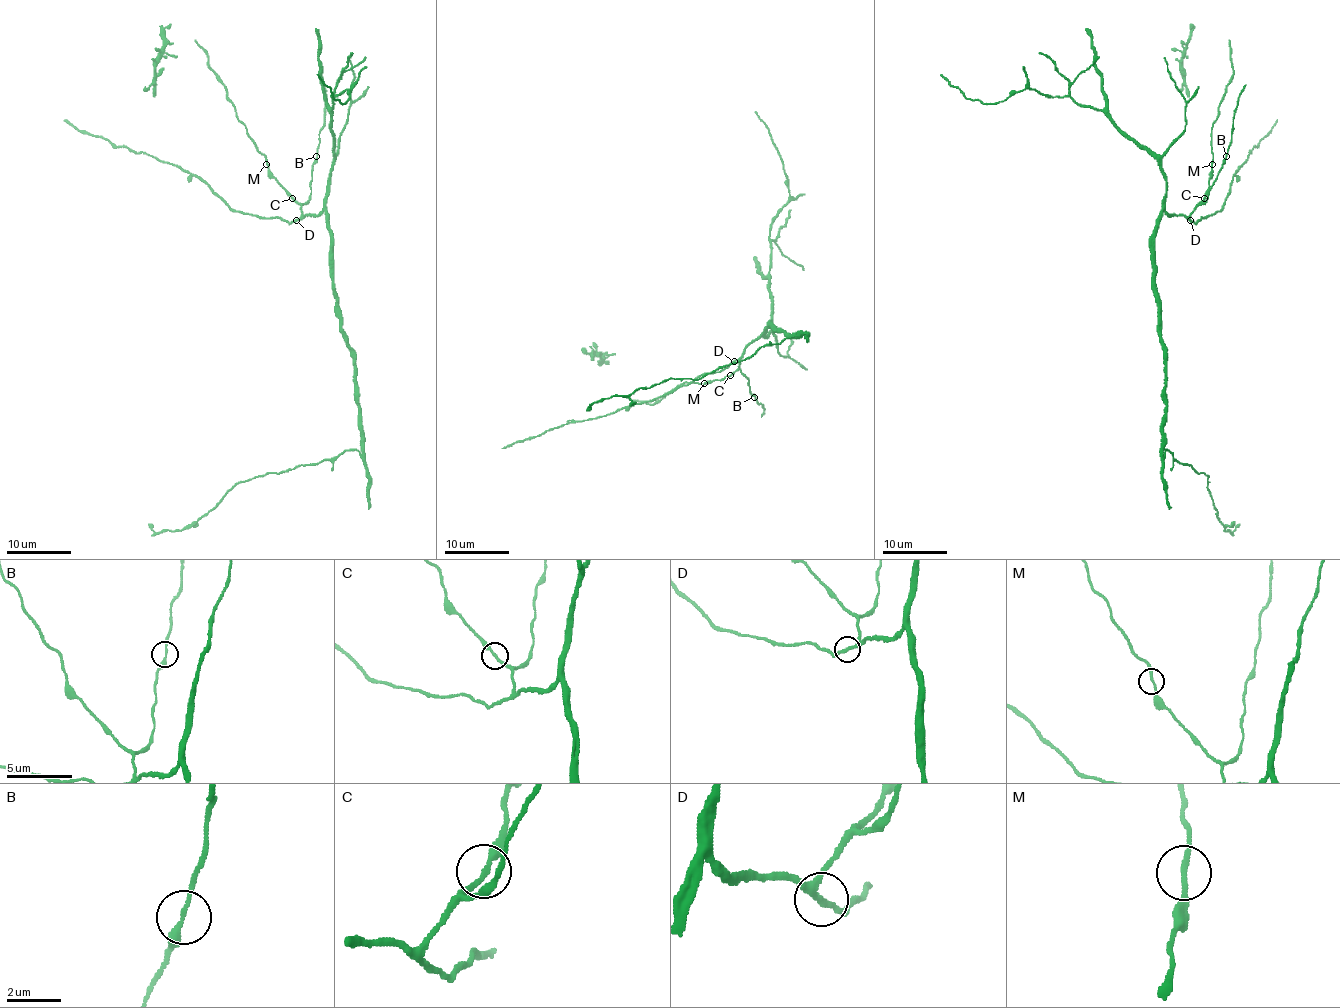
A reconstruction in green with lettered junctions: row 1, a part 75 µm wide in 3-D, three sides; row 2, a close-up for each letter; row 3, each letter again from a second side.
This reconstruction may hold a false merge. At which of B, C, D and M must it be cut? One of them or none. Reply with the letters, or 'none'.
none

